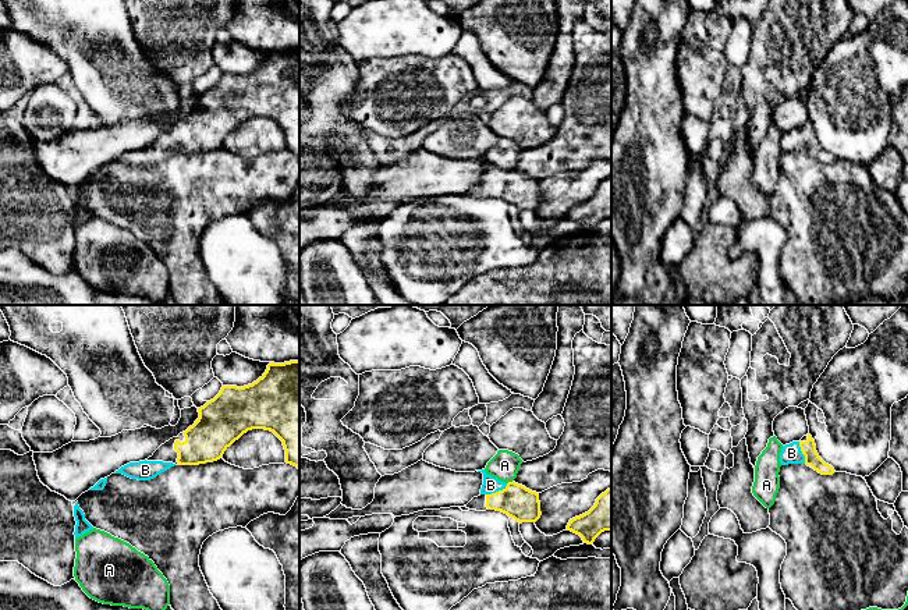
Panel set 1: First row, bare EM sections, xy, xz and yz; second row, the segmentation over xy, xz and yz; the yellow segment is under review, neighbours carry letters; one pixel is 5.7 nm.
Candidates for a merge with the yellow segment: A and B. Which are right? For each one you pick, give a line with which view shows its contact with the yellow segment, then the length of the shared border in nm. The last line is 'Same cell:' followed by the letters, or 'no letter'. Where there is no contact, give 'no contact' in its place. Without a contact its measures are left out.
B: contact in xz; length 140 nm
Same cell: B

